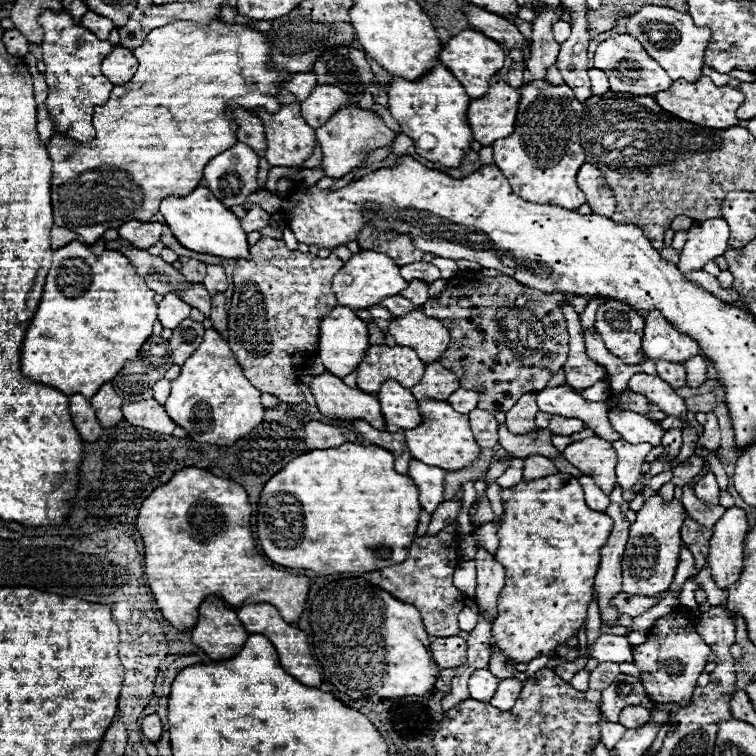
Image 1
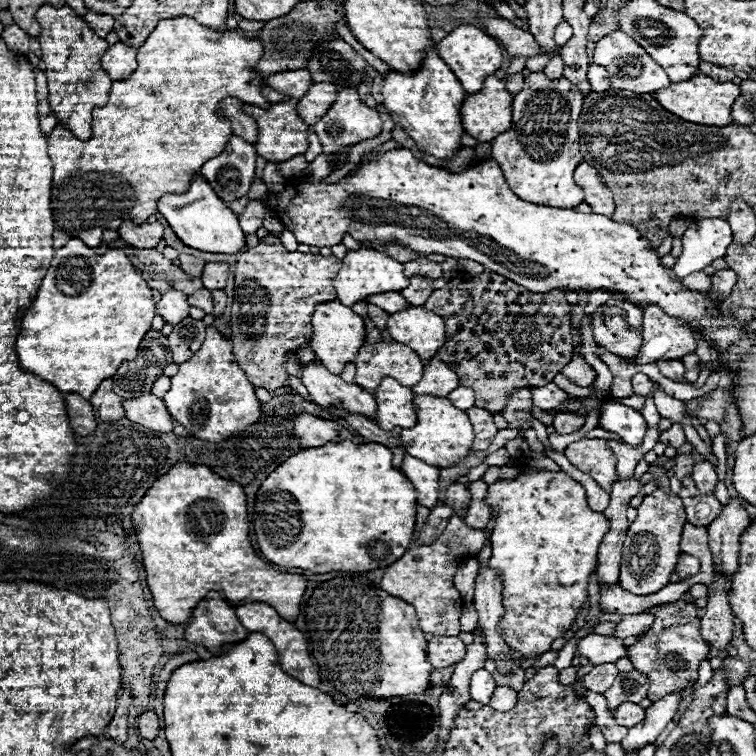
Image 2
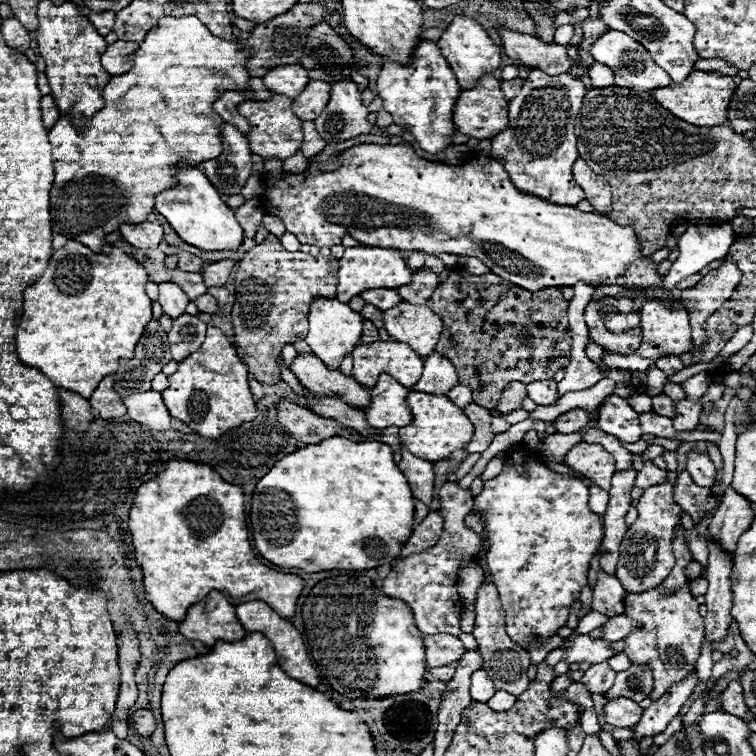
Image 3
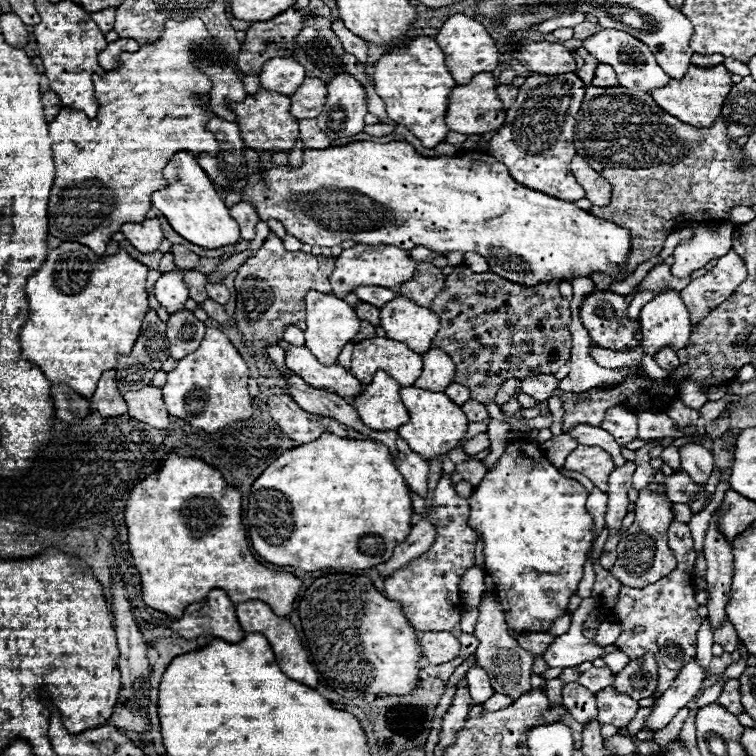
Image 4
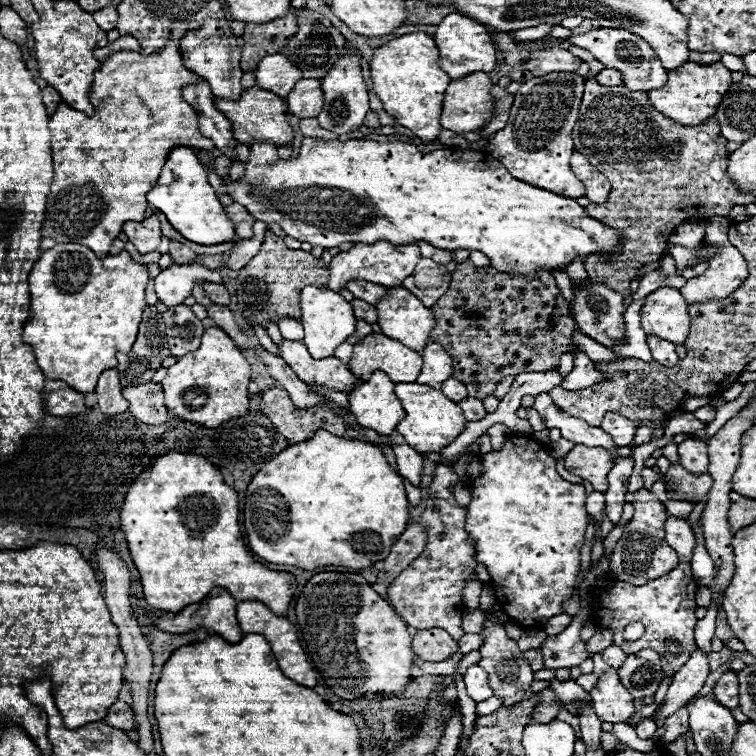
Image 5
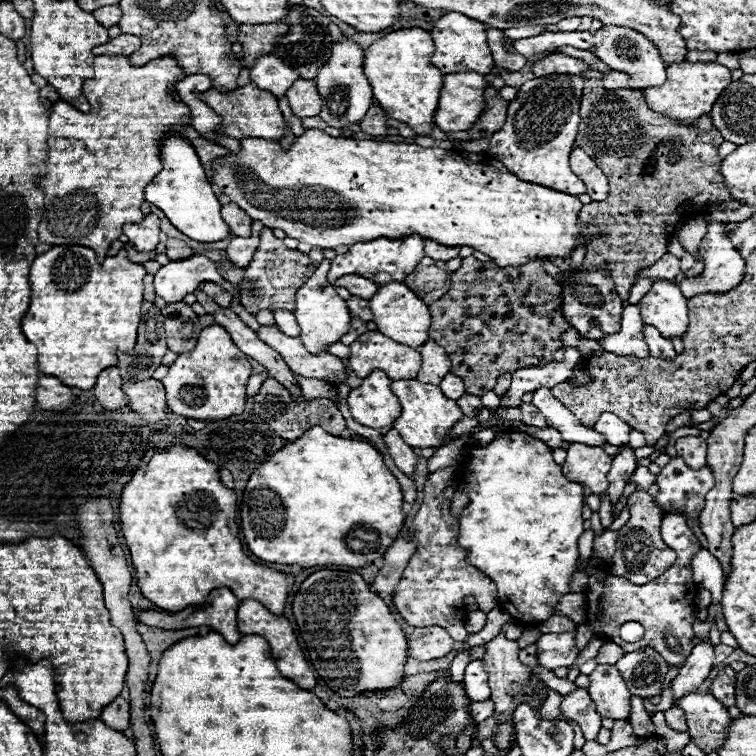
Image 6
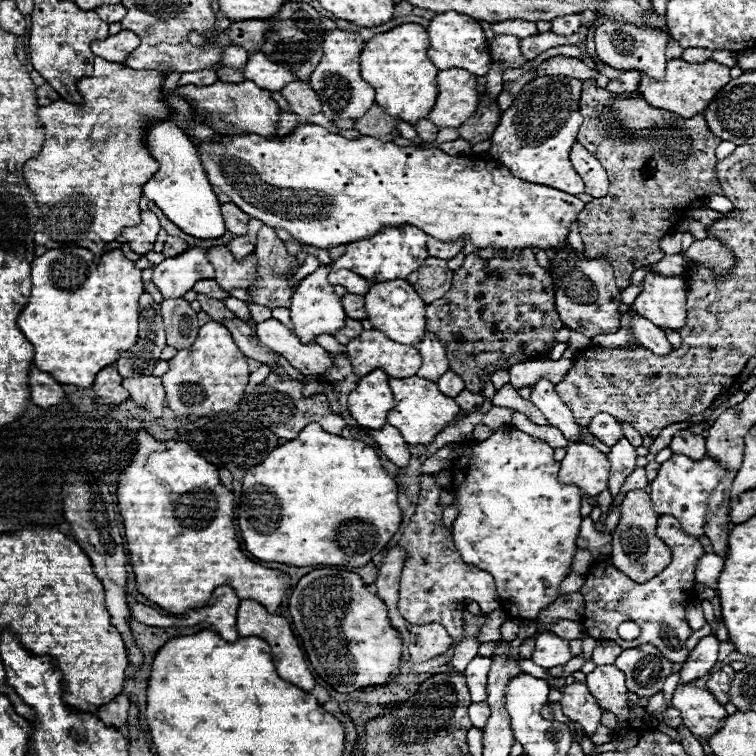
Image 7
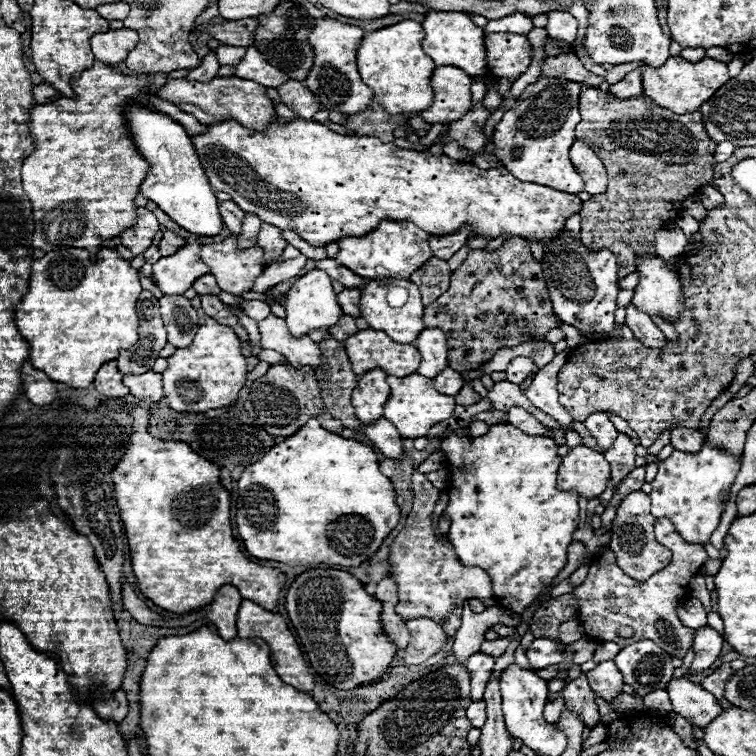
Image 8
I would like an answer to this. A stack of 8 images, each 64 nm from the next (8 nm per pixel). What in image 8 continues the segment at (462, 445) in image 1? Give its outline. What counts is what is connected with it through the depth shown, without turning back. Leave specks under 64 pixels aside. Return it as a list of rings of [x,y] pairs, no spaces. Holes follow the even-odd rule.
[[[410,374],[404,378],[396,378],[396,376],[388,376],[386,380],[390,384],[390,398],[388,398],[388,408],[384,408],[384,418],[390,420],[402,438],[422,438],[428,436],[430,428],[436,426],[442,420],[448,420],[454,414],[454,406],[456,402],[452,400],[452,396],[440,394],[434,388],[434,380],[420,376],[420,374]]]

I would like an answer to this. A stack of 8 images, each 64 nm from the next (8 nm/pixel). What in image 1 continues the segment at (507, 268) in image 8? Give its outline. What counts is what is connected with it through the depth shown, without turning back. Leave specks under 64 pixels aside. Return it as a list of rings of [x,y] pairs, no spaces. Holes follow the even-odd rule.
[[[510,276],[486,278],[454,278],[448,280],[446,290],[424,304],[422,312],[430,318],[442,320],[442,324],[450,332],[450,346],[438,360],[460,380],[462,388],[474,388],[480,394],[478,408],[488,410],[492,414],[510,410],[518,398],[526,392],[540,392],[548,384],[548,380],[564,366],[568,358],[568,332],[566,320],[560,312],[562,300],[566,296],[536,292],[534,288],[526,288],[524,284],[512,280]]]

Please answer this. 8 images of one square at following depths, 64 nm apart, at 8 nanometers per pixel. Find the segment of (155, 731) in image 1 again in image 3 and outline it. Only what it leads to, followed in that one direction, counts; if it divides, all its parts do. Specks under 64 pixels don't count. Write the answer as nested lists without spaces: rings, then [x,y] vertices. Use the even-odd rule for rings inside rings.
[[[138,710],[136,714],[130,716],[130,726],[140,732],[140,736],[150,738],[156,730],[156,718],[150,710]]]

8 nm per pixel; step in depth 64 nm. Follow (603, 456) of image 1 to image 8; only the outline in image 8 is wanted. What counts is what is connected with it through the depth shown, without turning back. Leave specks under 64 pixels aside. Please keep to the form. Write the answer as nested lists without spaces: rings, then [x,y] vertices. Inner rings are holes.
[[[574,446],[562,458],[558,470],[558,488],[574,490],[578,496],[596,498],[600,496],[610,480],[610,464],[604,454],[588,448]]]

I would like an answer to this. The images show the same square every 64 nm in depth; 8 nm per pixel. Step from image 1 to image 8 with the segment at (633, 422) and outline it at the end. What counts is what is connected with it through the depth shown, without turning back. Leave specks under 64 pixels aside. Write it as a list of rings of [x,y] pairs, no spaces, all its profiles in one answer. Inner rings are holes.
[[[596,412],[596,414],[588,416],[588,420],[584,424],[586,424],[590,434],[596,438],[596,442],[602,448],[608,448],[616,440],[616,436],[618,436],[618,430],[614,428],[614,424],[608,418],[608,414],[604,414],[604,412]]]

